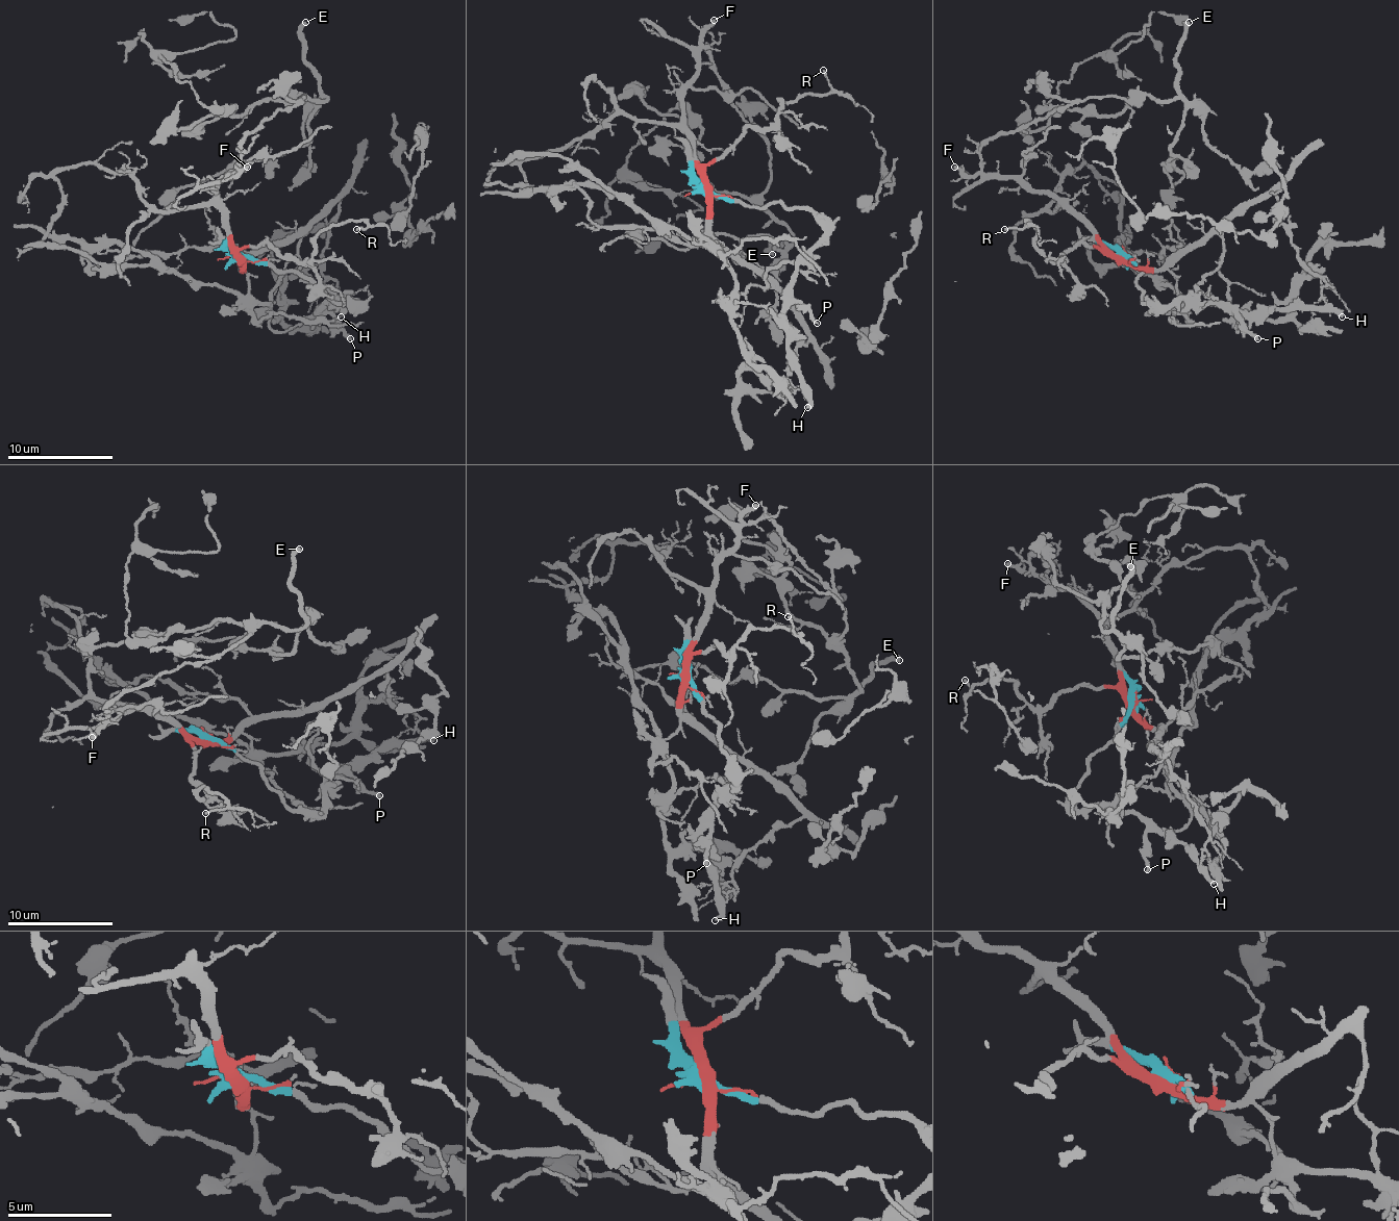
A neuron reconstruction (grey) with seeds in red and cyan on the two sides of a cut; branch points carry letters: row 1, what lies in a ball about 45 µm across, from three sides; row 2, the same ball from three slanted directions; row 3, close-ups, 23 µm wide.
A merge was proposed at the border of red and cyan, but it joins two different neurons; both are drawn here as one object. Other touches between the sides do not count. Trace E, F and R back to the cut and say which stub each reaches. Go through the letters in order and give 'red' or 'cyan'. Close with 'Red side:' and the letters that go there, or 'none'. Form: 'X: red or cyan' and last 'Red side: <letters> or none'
E: red
F: red
R: red
Red side: E, F, R

